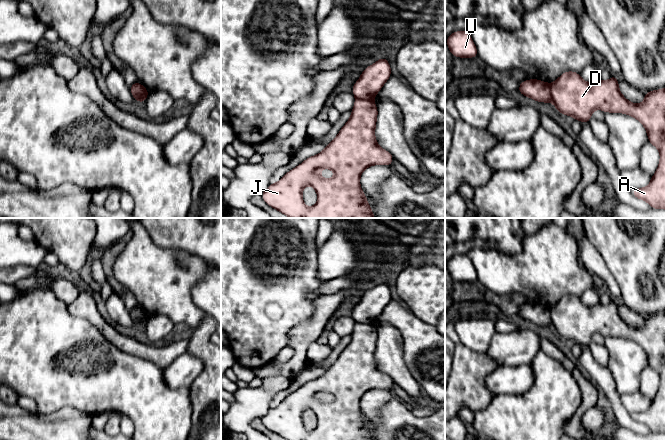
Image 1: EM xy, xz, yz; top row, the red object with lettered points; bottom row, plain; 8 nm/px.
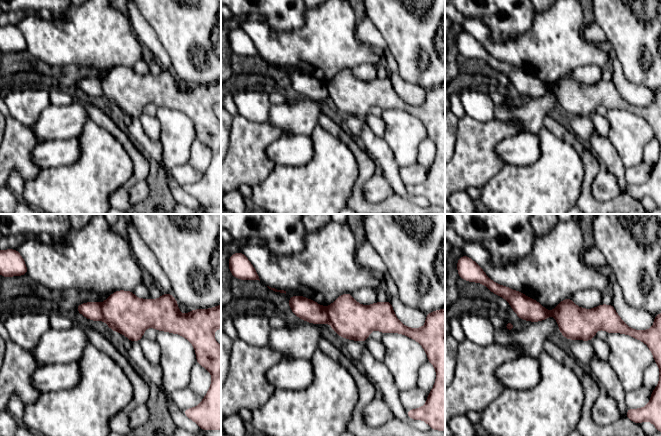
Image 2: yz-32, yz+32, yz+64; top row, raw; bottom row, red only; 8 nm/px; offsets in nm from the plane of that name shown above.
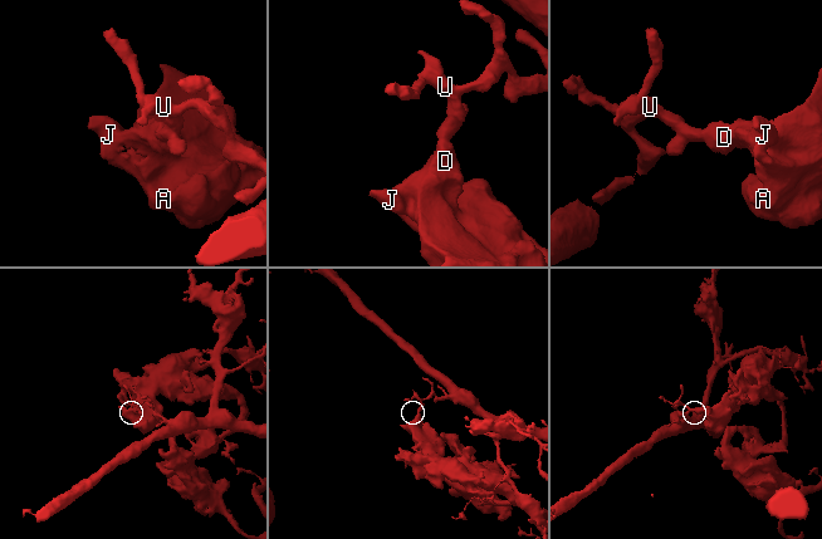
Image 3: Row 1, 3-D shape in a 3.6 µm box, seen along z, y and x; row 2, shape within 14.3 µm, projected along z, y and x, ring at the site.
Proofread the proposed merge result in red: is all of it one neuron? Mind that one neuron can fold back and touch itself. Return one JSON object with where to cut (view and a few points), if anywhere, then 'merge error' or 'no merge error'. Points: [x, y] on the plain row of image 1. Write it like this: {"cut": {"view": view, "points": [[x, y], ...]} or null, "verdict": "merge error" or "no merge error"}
{"cut": {"view": "yz", "points": [[548, 308], [552, 326]]}, "verdict": "merge error"}

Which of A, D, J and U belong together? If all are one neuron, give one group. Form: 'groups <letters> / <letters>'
groups A D J / U

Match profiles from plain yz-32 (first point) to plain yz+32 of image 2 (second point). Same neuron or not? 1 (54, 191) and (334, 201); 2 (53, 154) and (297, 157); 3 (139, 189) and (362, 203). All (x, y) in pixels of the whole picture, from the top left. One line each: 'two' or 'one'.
1: one
2: one
3: two

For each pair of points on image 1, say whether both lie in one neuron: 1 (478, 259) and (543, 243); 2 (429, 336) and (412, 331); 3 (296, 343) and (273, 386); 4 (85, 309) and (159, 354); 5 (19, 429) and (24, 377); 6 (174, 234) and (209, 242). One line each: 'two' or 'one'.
1: one
2: one
3: two
4: one
5: two
6: one

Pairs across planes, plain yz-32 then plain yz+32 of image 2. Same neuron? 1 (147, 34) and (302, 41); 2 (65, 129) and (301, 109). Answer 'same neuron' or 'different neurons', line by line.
1: different neurons
2: same neuron

